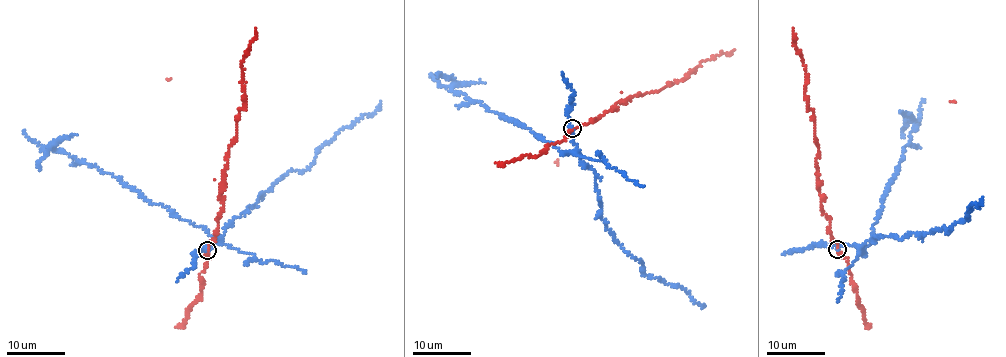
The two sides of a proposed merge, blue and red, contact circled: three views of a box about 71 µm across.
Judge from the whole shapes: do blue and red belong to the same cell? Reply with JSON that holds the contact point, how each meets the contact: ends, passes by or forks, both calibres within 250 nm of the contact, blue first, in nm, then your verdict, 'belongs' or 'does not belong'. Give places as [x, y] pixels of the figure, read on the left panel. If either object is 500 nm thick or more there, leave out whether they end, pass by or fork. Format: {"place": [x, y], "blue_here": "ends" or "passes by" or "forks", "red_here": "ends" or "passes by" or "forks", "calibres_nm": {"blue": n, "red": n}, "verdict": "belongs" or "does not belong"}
{"place": [207, 250], "blue_here": "passes by", "red_here": "passes by", "calibres_nm": {"blue": 150, "red": 110}, "verdict": "does not belong"}

